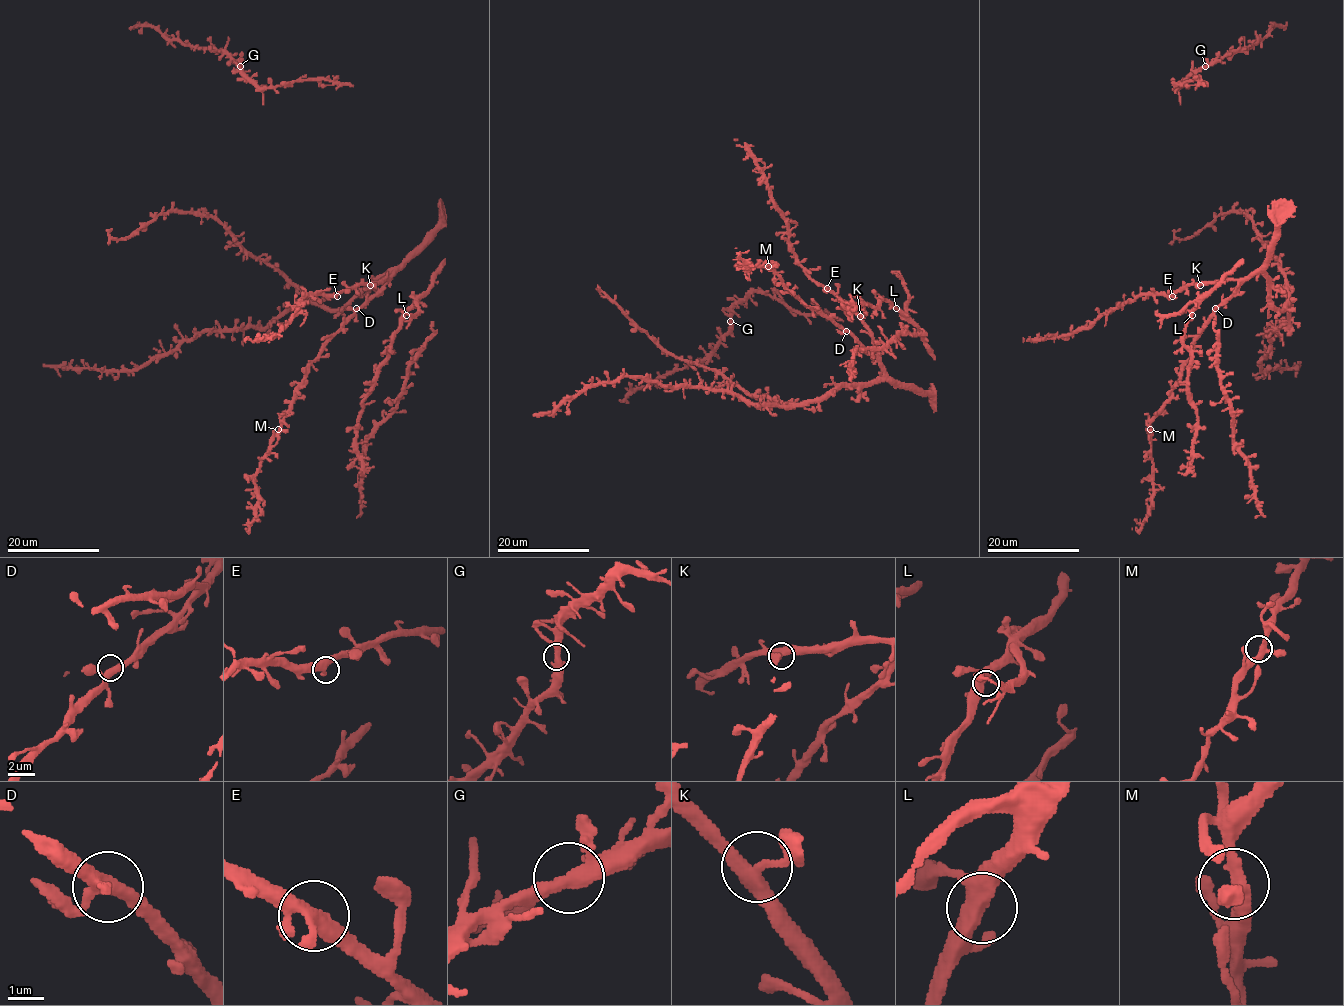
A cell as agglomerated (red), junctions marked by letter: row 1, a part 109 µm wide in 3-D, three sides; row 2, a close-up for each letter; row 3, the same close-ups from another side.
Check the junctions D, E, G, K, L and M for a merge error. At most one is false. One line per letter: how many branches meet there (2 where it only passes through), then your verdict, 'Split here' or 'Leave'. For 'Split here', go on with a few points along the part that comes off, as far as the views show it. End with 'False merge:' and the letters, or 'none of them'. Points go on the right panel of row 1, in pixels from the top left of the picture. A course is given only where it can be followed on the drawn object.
D: Branches: 3. Leave
E: Branches: 3. Leave
G: Branches: 3. Leave
K: Branches: 3. Leave
L: Branches: 3. Leave
M: Branches: 3. Leave
False merge: none of them

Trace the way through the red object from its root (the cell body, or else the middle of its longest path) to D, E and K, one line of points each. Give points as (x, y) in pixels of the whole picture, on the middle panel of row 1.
D: (806, 403), (827, 397), (842, 387), (872, 383), (882, 373), (882, 365), (846, 331)
E: (806, 403), (827, 397), (842, 387), (872, 383), (882, 373), (873, 333), (827, 288)
K: (806, 403), (827, 397), (842, 387), (872, 383), (882, 373), (873, 333), (860, 316)

